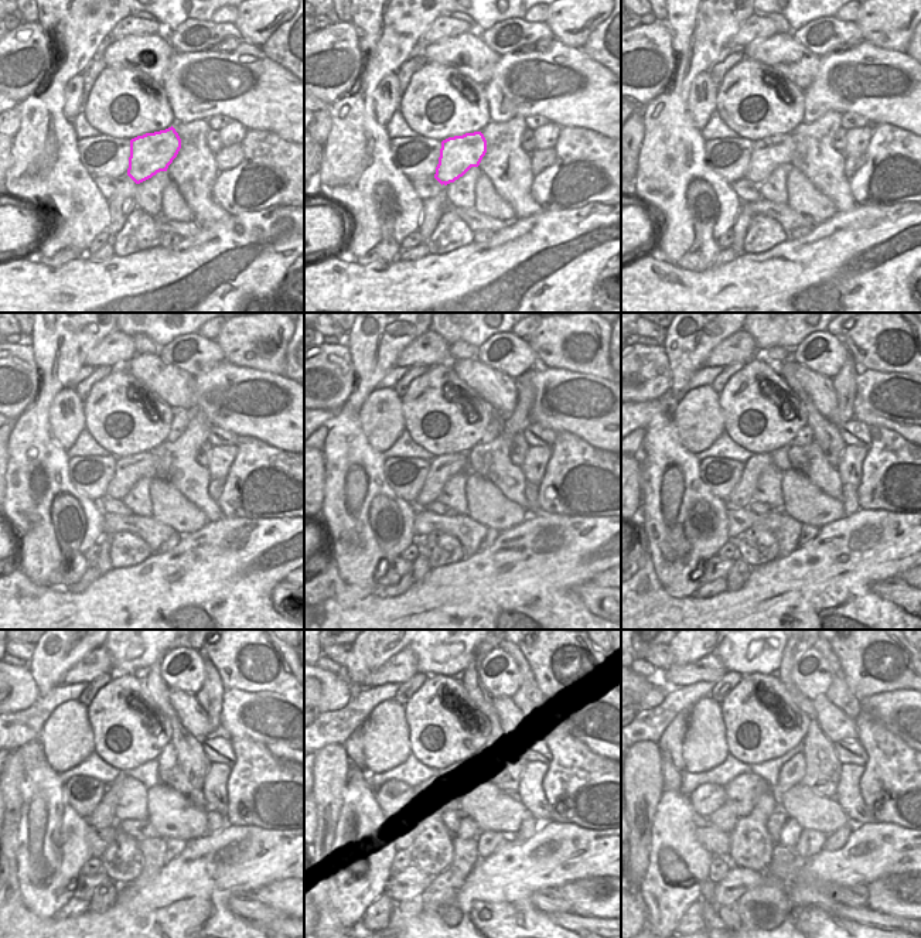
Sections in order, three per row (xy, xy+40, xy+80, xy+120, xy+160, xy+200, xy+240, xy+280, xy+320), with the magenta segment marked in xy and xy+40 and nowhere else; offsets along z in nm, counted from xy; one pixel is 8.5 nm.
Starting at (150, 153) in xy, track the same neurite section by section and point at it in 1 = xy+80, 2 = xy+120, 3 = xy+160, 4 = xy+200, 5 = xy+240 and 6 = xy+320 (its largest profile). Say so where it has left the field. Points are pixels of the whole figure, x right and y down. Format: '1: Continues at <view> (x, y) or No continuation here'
1: Continues at xy+80 (768, 153)
2: Continues at xy+120 (129, 470)
3: Continues at xy+160 (443, 467)
4: Continues at xy+200 (740, 498)
5: Continues at xy+240 (105, 814)
6: Continues at xy+320 (725, 818).

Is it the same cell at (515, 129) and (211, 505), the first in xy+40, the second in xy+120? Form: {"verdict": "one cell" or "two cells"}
{"verdict": "one cell"}

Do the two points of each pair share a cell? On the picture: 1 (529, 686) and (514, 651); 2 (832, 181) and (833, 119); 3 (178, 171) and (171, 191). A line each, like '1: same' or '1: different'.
1: same
2: same
3: different

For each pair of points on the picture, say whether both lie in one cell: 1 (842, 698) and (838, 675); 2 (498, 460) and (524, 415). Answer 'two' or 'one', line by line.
1: one
2: one

